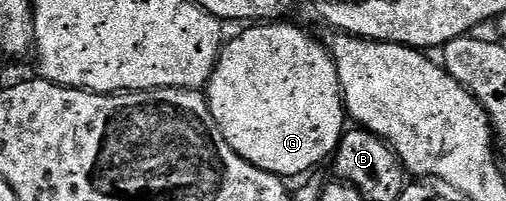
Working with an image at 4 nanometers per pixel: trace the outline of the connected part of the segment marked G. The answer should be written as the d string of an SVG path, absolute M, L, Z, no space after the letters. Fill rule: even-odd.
M267 21L262 25L251 25L248 27L251 27L248 31L243 31L240 35L233 36L232 39L230 36L230 38L224 42L223 49L219 53L219 59L215 63L215 68L211 74L211 80L207 82L205 98L209 109L213 113L213 121L217 121L217 129L221 129L225 141L229 141L229 145L233 150L235 150L242 159L249 161L257 169L280 177L303 174L303 176L306 176L318 168L315 166L317 166L322 159L330 160L332 156L334 156L335 150L338 149L340 141L343 140L345 108L343 105L343 90L339 87L339 78L337 77L335 63L331 59L331 54L328 53L326 46L324 46L320 40L318 43L317 40L310 39L301 28L290 27L287 21Z

